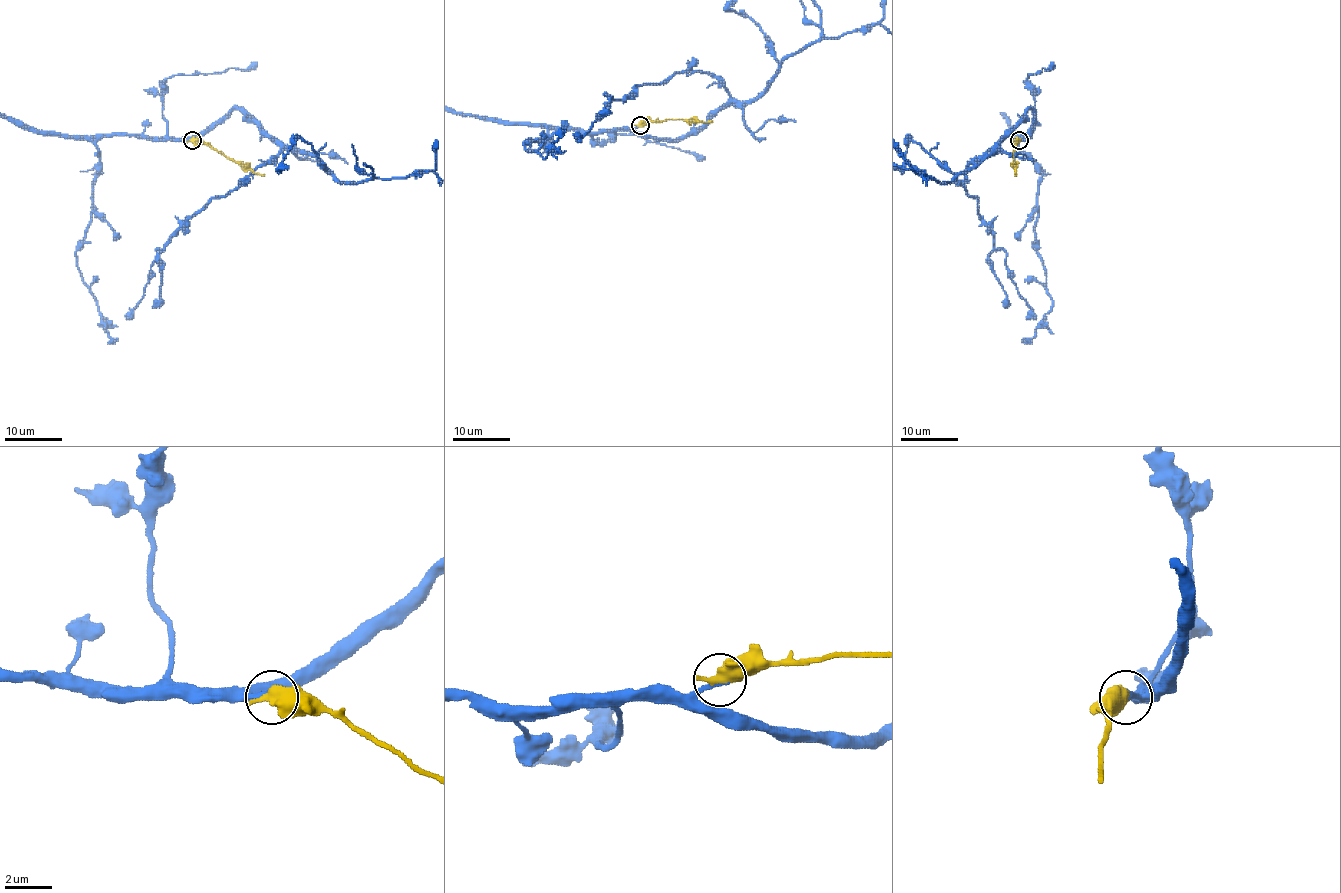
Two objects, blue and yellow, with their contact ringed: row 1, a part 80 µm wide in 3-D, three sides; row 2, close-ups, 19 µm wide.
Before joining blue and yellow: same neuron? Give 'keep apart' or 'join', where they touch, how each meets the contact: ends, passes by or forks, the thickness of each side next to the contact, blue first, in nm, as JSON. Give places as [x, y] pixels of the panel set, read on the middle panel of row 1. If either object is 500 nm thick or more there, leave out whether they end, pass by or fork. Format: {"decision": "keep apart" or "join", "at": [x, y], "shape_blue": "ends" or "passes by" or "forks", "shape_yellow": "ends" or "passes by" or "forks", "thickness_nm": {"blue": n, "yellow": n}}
{"decision": "join", "at": [640, 125], "thickness_nm": {"blue": 220, "yellow": 650}}

